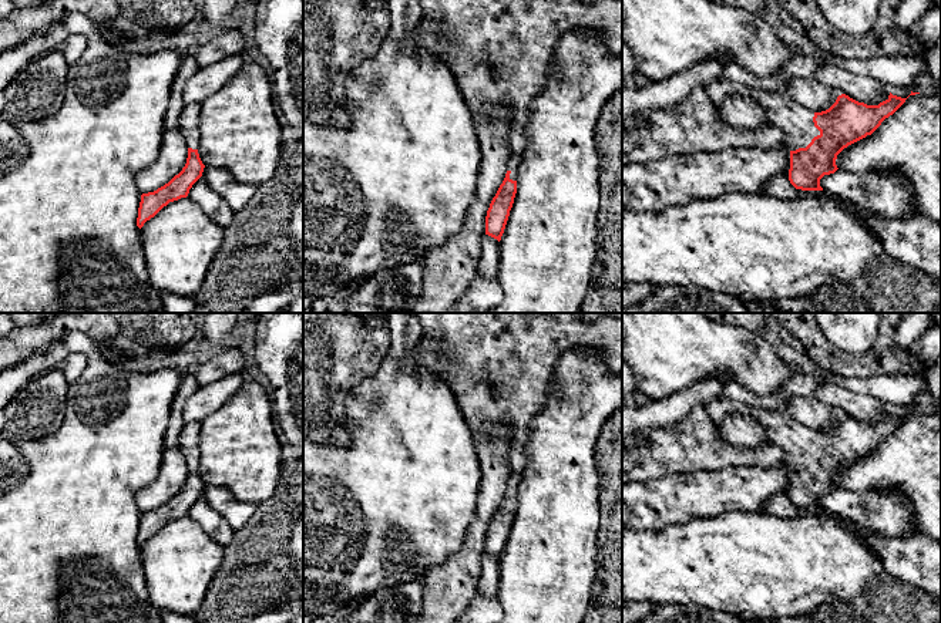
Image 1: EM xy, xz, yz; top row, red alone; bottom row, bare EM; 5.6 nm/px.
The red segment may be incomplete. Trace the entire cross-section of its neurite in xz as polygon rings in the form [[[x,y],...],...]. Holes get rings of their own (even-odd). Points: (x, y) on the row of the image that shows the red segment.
[[[511,156],[508,161],[508,169],[503,183],[500,185],[495,196],[493,198],[485,216],[485,235],[501,240],[504,233],[510,211],[517,193],[517,169],[520,158]]]

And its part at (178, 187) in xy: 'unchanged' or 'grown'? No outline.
grown

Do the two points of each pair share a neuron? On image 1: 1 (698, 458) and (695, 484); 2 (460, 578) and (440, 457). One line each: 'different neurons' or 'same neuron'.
1: different neurons
2: different neurons

